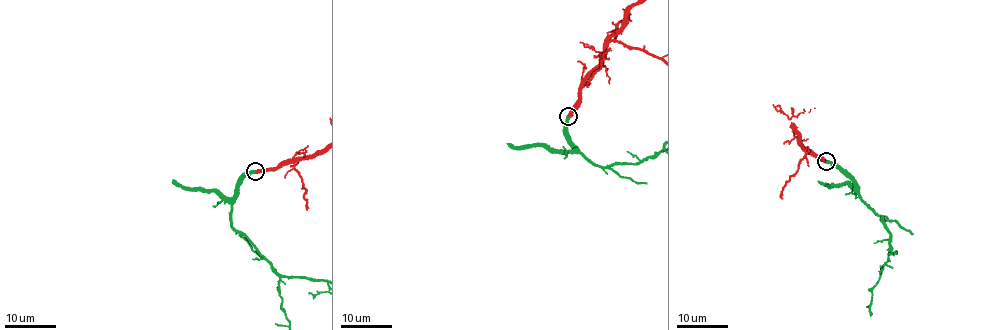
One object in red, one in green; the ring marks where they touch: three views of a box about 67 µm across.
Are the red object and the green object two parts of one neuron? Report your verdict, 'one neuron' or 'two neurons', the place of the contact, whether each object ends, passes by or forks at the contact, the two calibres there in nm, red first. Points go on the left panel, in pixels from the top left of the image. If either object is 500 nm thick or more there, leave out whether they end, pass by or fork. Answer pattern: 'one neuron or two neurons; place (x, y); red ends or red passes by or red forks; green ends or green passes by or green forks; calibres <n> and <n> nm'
one neuron; place (255, 171); red ends; green ends; calibres 480 and 440 nm

